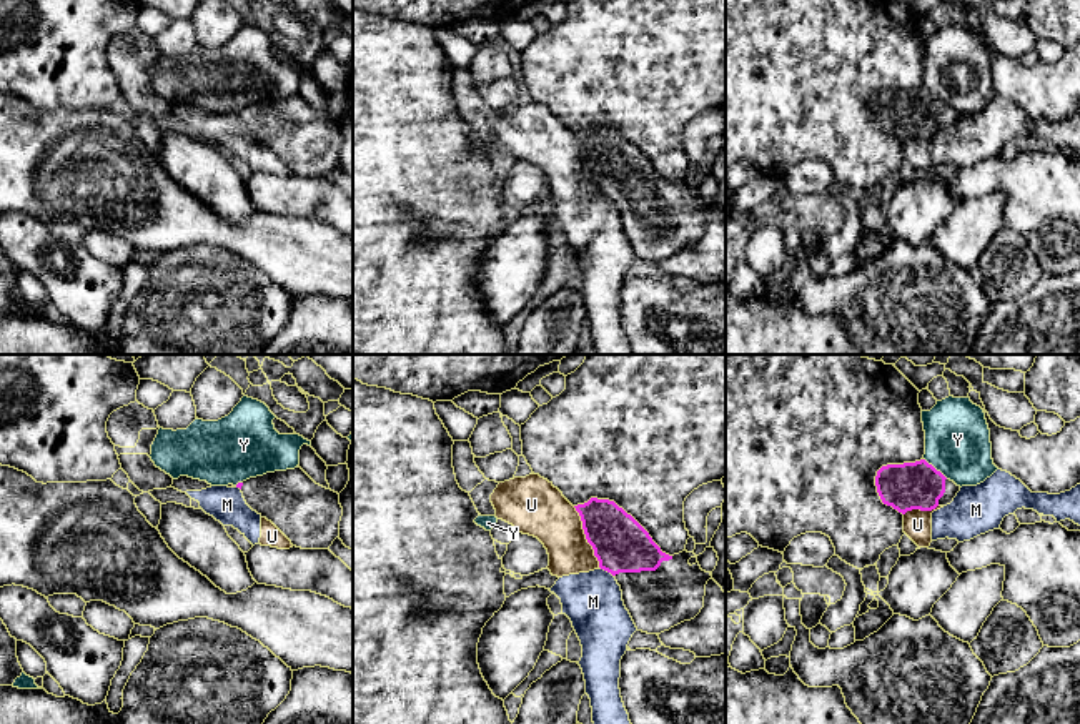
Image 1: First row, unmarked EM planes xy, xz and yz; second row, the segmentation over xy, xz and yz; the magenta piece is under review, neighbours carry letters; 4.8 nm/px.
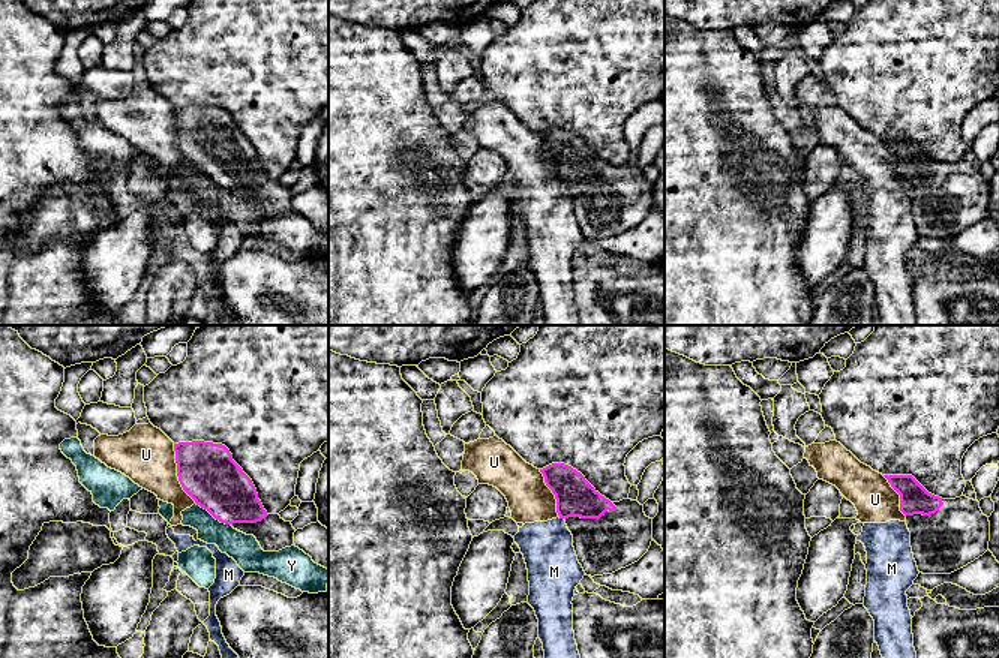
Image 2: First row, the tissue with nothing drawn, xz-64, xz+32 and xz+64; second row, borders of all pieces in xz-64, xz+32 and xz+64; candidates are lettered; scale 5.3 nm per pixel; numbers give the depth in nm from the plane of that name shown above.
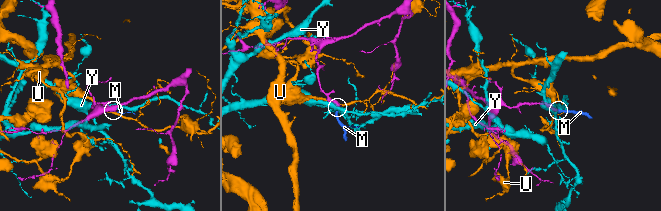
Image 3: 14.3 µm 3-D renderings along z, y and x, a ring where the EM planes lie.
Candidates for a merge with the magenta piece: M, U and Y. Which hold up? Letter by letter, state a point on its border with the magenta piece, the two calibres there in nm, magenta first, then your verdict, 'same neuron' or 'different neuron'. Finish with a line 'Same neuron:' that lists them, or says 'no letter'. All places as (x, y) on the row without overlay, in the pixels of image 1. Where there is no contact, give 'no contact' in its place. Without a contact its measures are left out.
M: meets magenta in xz at (606, 197); 280 nm thick on the magenta side, 280 nm on the other; different neuron
U: meets magenta in xz at (586, 163); 280 nm thick on the magenta side, 260 nm on the other; different neuron
Y: meets magenta in yz at (934, 95); 220 nm thick on the magenta side, 320 nm on the other; different neuron
Same neuron: no letter

